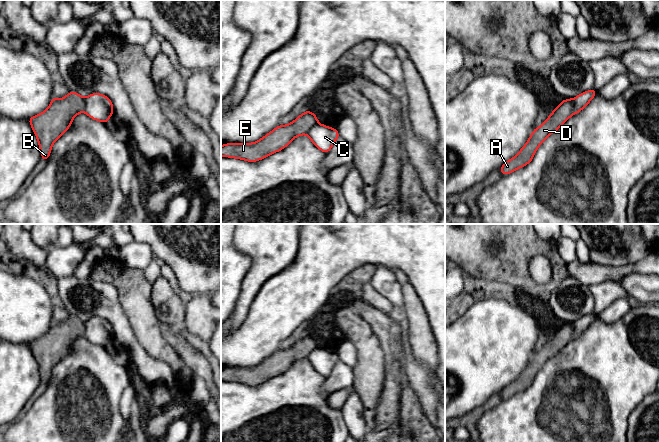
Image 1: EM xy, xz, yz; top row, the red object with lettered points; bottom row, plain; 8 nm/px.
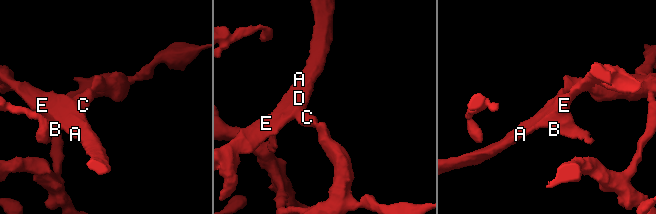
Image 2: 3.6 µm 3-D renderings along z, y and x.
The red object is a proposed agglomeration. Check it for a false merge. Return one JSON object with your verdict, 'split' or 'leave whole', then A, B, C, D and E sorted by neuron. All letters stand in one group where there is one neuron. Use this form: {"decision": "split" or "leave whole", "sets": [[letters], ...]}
{"decision": "split", "sets": [["A", "B", "D", "E"], ["C"]]}

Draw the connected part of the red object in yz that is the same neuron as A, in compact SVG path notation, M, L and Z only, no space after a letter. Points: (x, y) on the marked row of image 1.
M564 99L551 112L544 123L535 128L526 144L520 149L519 153L505 162L499 169L502 175L508 175L515 170L529 164L538 147L552 133L557 131L574 114L573 99Z

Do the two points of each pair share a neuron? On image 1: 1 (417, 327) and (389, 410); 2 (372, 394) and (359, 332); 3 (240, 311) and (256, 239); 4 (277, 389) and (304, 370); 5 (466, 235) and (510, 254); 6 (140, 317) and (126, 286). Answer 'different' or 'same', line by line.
1: different
2: same
3: same
4: same
5: same
6: same

